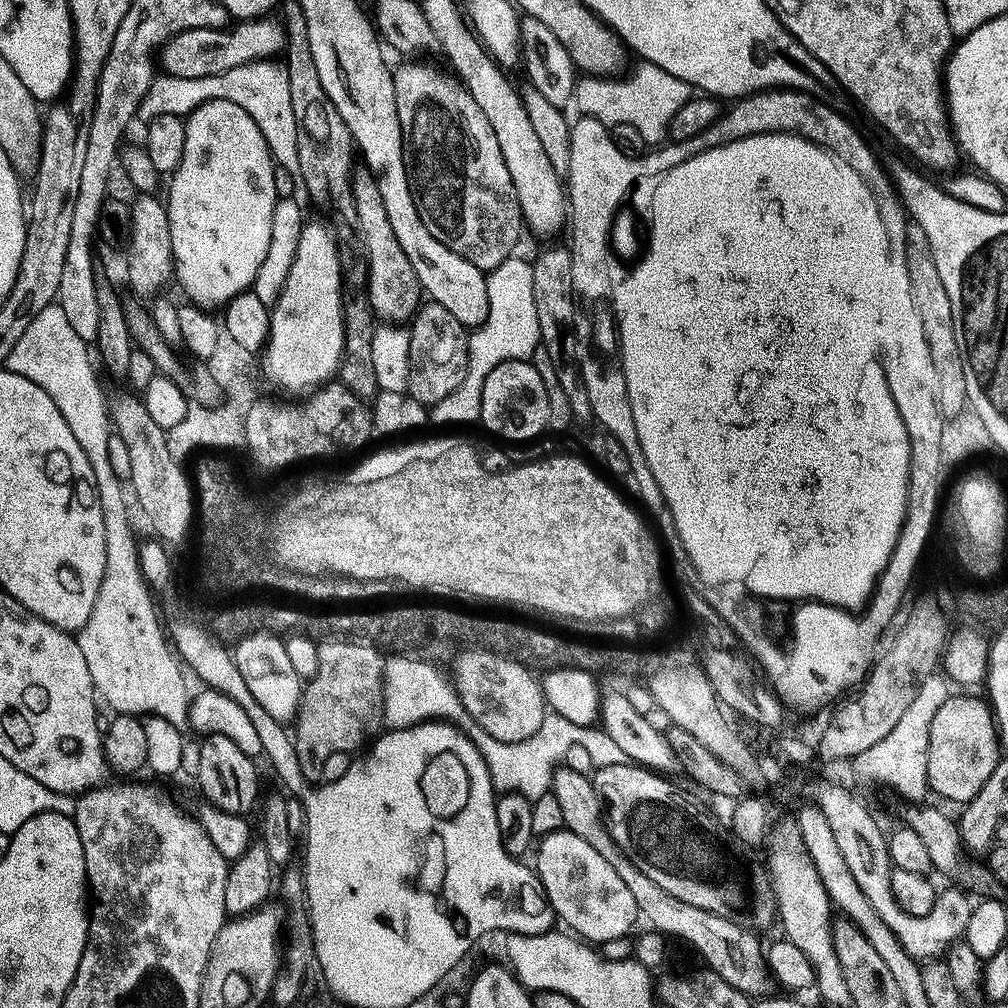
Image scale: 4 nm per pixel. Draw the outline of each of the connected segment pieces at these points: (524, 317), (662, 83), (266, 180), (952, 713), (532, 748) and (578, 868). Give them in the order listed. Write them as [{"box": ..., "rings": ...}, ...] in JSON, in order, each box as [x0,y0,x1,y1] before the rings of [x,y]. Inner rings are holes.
[{"box":[430,258,542,424],"rings":[[[513,258],[487,277],[490,298],[489,320],[483,328],[471,333],[468,341],[468,373],[466,382],[450,398],[435,405],[430,420],[436,424],[481,423],[483,390],[487,379],[498,366],[511,360],[531,361],[535,351],[542,345],[538,322],[537,303],[534,302],[534,268],[531,263]]]},{"box":[574,62,694,148],"rings":[[[647,62],[641,63],[634,74],[626,79],[621,78],[603,78],[586,76],[577,81],[576,95],[574,97],[574,106],[577,107],[581,117],[601,122],[610,130],[622,125],[630,125],[637,128],[644,137],[649,147],[656,148],[667,141],[670,122],[675,114],[689,103],[694,96],[694,90],[688,83],[675,78],[672,74],[667,74],[666,70],[654,66]]]},{"box":[166,101,278,310],"rings":[[[210,101],[203,105],[196,112],[187,117],[186,123],[186,154],[182,158],[182,166],[171,177],[172,189],[168,192],[166,207],[170,218],[170,234],[174,242],[174,258],[176,259],[175,279],[180,280],[184,287],[184,292],[189,296],[193,305],[205,310],[216,310],[221,306],[226,306],[235,296],[241,296],[243,292],[249,291],[255,285],[258,278],[258,270],[262,270],[262,262],[266,262],[266,254],[270,254],[270,242],[272,241],[272,219],[276,209],[277,196],[275,192],[275,172],[278,169],[274,163],[271,150],[268,148],[266,138],[263,137],[262,130],[255,124],[254,118],[232,102]]]},{"box":[928,694,1002,806],"rings":[[[960,694],[950,695],[948,702],[936,713],[932,722],[932,732],[929,744],[928,783],[940,797],[965,806],[975,800],[982,792],[985,784],[992,778],[997,766],[1002,759],[1002,746],[999,741],[999,731],[993,709],[987,701]]]},{"box":[466,712,604,802],"rings":[[[553,712],[545,713],[538,734],[521,744],[498,742],[494,738],[490,738],[490,734],[486,734],[484,729],[479,726],[467,729],[466,735],[484,755],[484,761],[490,770],[497,793],[525,796],[531,802],[538,802],[544,795],[548,796],[552,792],[554,774],[570,750],[574,748],[588,750],[591,761],[597,767],[601,767],[604,762],[604,758],[602,758],[604,736],[599,729],[572,724],[570,720]]]},{"box":[534,830,638,946],"rings":[[[567,830],[552,832],[544,841],[542,840],[539,841],[538,851],[535,853],[537,856],[534,871],[542,882],[548,901],[552,903],[552,909],[556,911],[559,923],[561,925],[564,923],[563,927],[571,930],[579,939],[596,946],[622,939],[635,926],[636,920],[638,921],[638,911],[634,895],[630,894],[626,883],[622,882],[614,872],[614,867],[610,866],[609,862],[606,862],[606,859],[602,858],[602,855],[598,854],[589,843]]]}]

